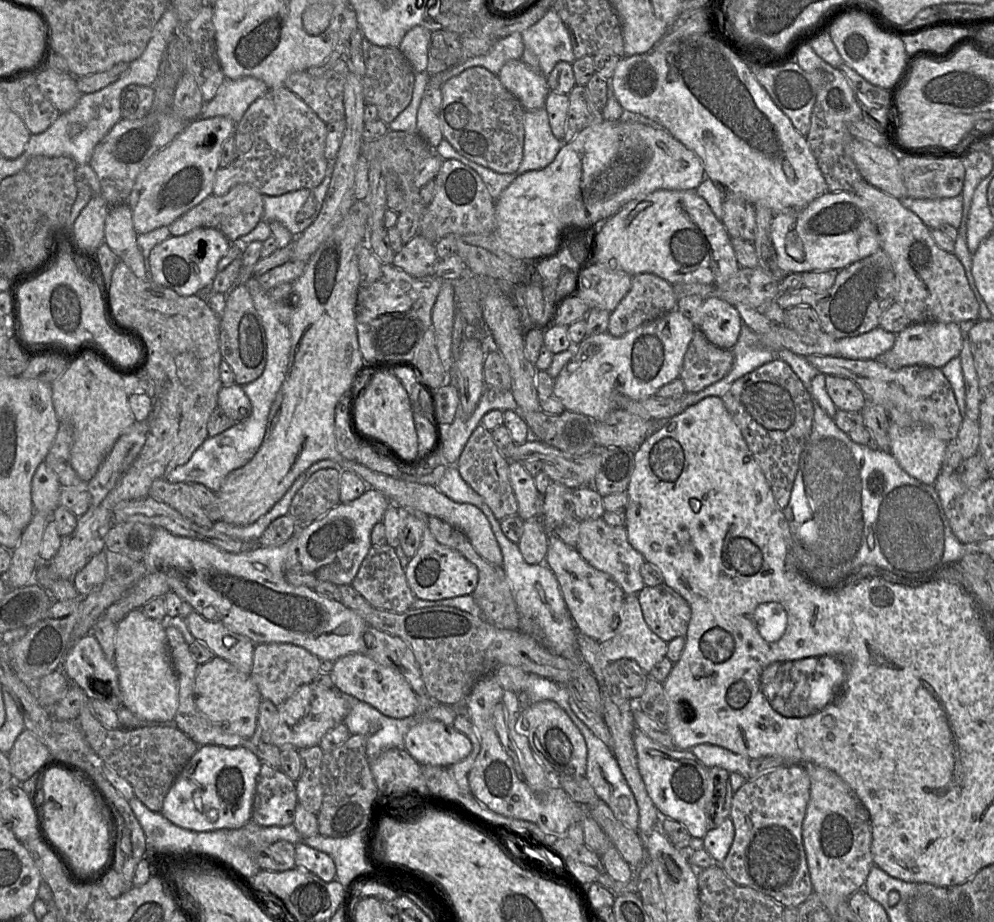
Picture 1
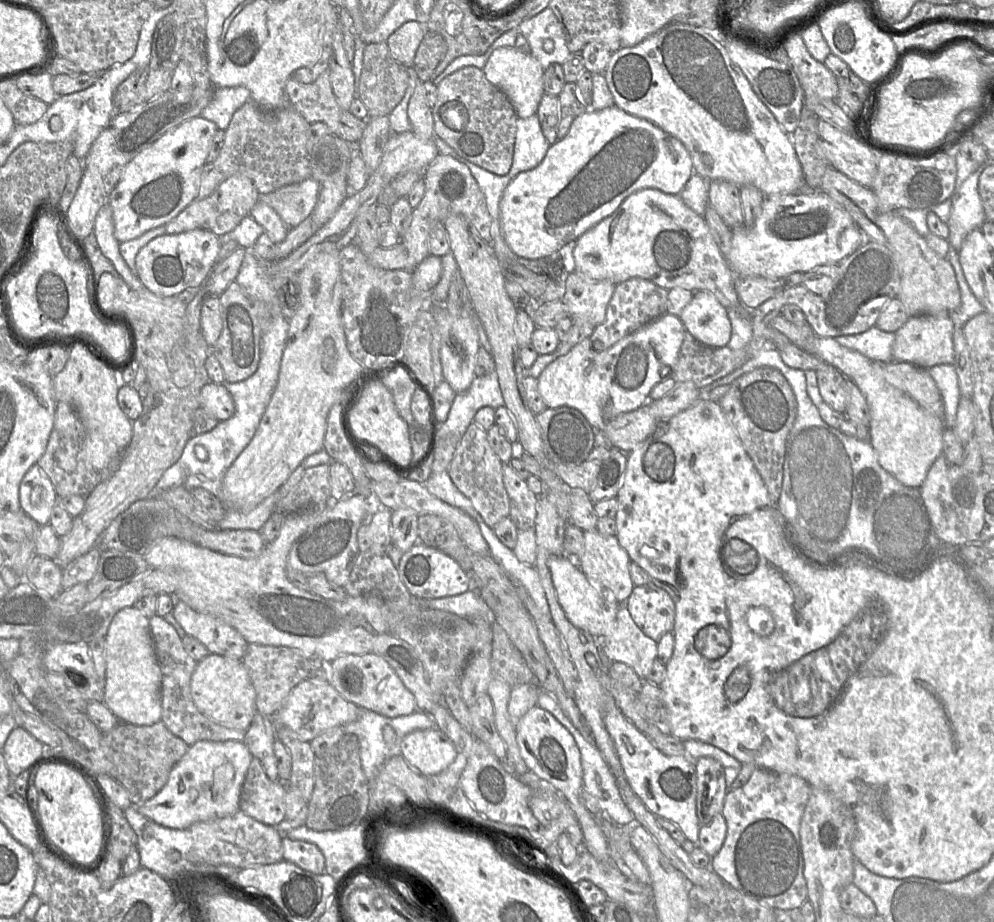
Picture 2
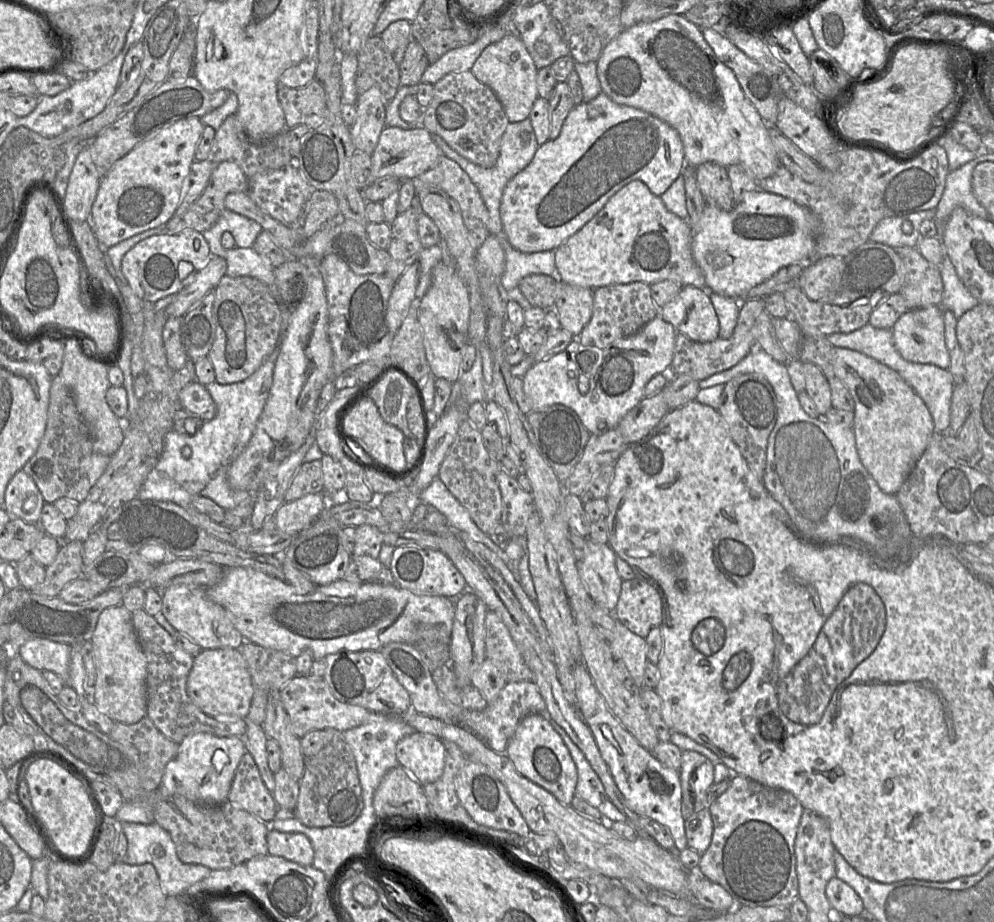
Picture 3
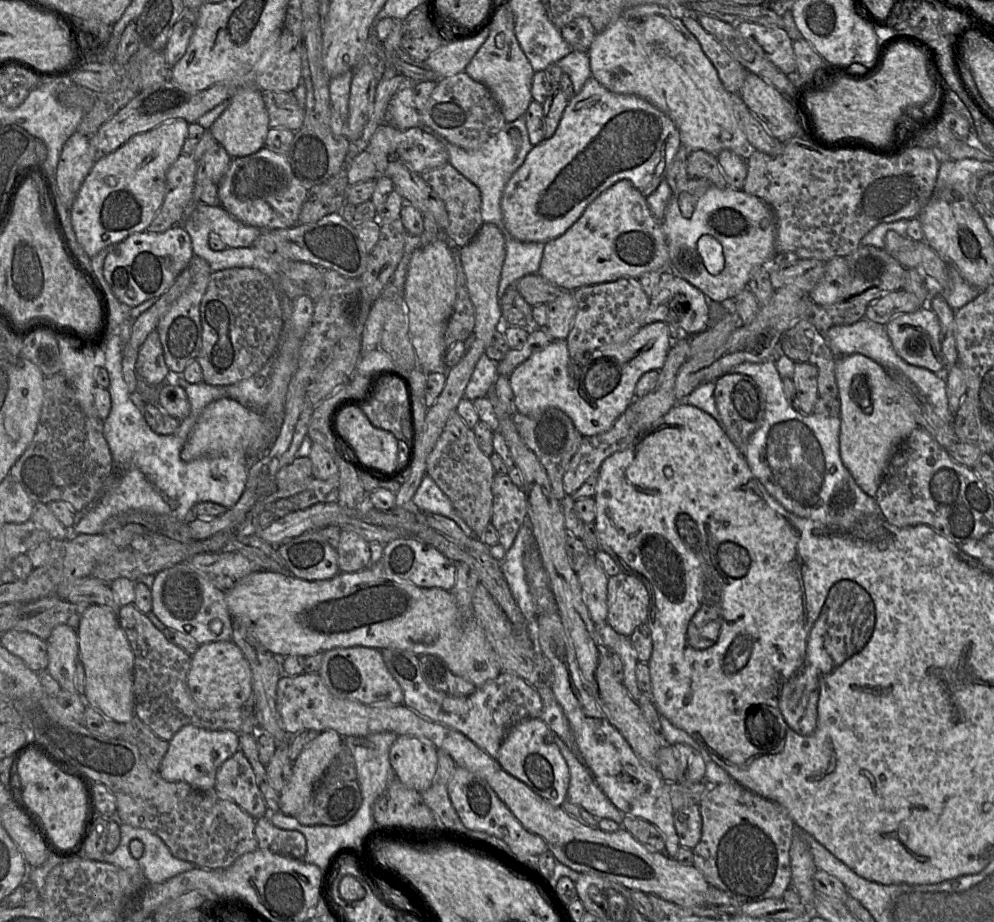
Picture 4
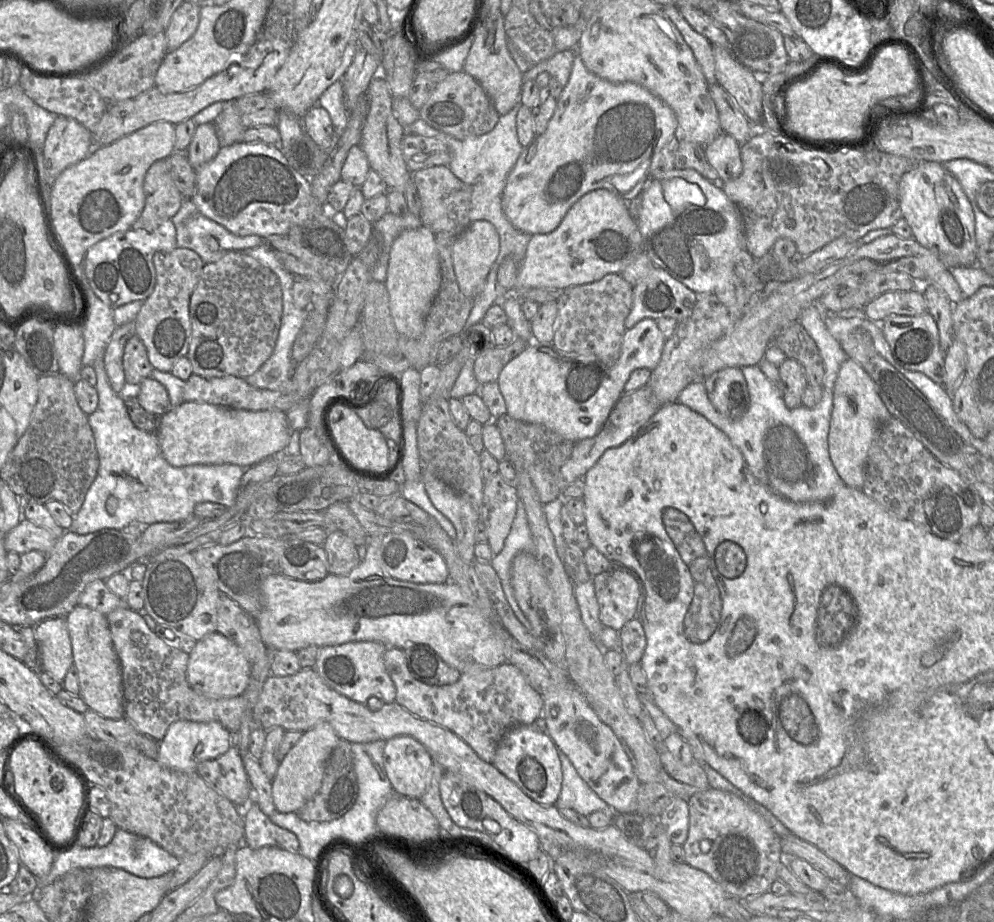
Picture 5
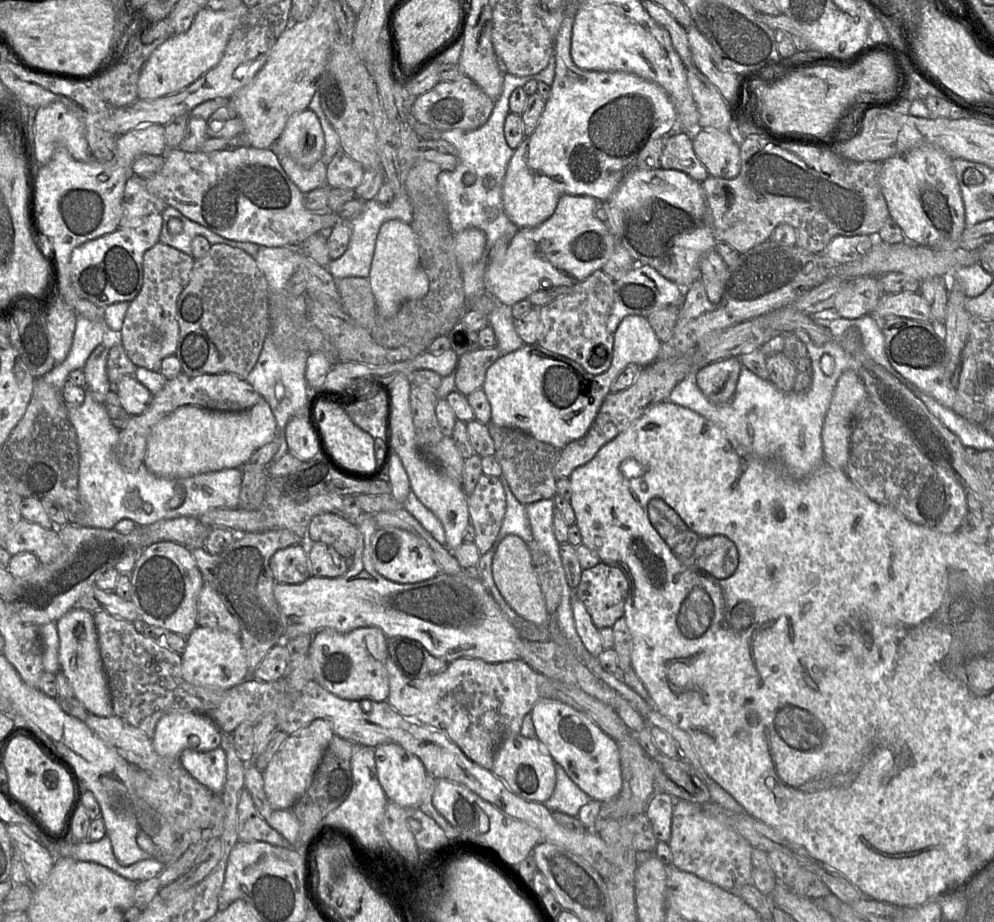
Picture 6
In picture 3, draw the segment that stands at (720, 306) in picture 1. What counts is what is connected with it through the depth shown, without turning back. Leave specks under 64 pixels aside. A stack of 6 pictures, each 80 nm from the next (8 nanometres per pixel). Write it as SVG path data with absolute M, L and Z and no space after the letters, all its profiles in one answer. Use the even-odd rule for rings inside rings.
M682 286L678 295L659 308L658 317L696 342L719 338L720 325L710 292L694 286Z

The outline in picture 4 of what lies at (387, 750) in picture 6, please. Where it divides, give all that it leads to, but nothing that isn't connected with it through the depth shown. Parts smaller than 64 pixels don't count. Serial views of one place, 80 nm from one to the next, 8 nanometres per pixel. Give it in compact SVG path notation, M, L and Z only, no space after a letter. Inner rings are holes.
M398 736L390 748L389 761L396 779L408 788L422 793L433 782L438 749L429 741L414 736Z

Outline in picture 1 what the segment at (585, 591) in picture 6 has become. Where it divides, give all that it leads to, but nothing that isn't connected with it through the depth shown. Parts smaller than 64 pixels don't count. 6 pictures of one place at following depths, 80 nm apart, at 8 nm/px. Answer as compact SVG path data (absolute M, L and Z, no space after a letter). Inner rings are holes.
M662 584L645 586L637 597L643 618L654 634L667 643L675 637L685 636L691 609L679 593Z

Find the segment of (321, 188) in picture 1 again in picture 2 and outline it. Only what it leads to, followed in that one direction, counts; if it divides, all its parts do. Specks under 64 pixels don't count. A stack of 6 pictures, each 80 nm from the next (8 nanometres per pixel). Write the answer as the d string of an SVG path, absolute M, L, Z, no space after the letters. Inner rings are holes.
M309 178L268 194L260 194L259 199L274 209L289 228L293 228L311 216L319 200L321 186L320 182Z

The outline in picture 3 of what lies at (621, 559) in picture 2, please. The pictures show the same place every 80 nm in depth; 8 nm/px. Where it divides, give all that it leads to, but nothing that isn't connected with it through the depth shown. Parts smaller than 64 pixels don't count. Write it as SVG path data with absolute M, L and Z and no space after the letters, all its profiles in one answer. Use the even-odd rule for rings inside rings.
M588 538L586 543L586 553L578 562L581 579L593 602L613 612L623 583L616 568L617 555L607 543L594 543Z

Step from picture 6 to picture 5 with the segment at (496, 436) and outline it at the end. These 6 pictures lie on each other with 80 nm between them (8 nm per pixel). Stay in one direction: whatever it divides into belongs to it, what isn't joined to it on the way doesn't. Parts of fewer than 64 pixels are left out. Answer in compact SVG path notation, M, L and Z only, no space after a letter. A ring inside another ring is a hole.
M506 414L493 422L501 433L506 460L514 466L516 473L529 474L541 502L546 504L560 497L559 472L569 459L576 442L564 438L544 425L517 420Z

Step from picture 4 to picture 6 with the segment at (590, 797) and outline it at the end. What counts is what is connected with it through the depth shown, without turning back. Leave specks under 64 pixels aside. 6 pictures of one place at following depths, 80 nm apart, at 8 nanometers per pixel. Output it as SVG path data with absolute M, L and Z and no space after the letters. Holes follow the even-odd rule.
M556 766L556 784L551 797L544 806L551 812L562 812L577 816L582 806L592 800L566 774L560 766Z

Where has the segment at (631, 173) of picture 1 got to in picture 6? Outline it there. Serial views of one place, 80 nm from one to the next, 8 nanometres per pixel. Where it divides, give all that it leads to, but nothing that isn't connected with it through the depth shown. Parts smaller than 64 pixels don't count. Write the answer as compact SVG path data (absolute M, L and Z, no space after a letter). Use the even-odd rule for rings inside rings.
M568 3L565 8L564 19L559 31L554 38L554 60L555 60L555 77L551 84L551 93L546 100L545 108L538 120L534 132L526 136L524 141L514 150L514 153L507 166L506 175L503 183L503 207L510 221L518 228L533 228L552 216L559 199L563 196L591 196L601 202L607 200L612 193L618 188L625 177L637 167L637 159L645 146L656 139L662 138L673 127L677 113L675 105L668 93L659 85L644 80L636 75L626 72L598 72L589 71L577 67L571 57L571 34L575 14L580 3Z

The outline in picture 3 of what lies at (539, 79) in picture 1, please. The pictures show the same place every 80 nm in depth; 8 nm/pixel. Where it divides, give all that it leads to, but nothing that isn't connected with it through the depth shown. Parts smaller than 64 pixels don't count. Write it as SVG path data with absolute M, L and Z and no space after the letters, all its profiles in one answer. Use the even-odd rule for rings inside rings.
M508 34L500 41L488 45L470 71L496 94L510 123L521 122L529 118L532 107L539 98L537 90L539 70L520 39Z

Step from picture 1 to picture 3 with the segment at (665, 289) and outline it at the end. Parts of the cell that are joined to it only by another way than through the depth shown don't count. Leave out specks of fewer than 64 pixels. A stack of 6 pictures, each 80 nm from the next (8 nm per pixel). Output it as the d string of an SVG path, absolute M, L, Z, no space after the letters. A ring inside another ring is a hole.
M631 282L599 287L593 290L592 317L576 339L584 346L604 349L617 340L633 335L658 314L659 308L652 300L650 284Z

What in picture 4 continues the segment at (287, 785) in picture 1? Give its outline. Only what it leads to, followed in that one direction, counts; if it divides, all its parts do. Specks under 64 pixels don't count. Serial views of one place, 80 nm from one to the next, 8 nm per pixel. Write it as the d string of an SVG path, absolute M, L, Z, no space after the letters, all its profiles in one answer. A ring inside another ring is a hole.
M241 750L219 767L214 791L220 798L234 802L255 819L270 816L254 770Z

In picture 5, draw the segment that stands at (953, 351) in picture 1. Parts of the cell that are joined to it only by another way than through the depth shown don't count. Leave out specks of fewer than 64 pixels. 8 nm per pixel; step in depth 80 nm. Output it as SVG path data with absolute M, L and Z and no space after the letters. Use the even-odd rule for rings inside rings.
M929 312L919 316L890 316L881 323L882 331L894 358L906 369L925 374L934 382L944 385L945 353L935 319Z

